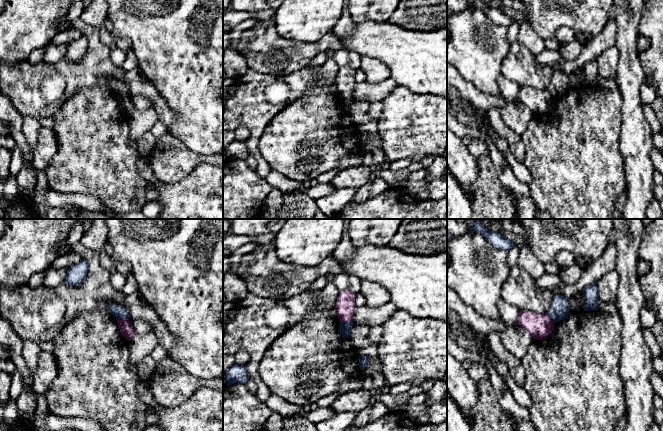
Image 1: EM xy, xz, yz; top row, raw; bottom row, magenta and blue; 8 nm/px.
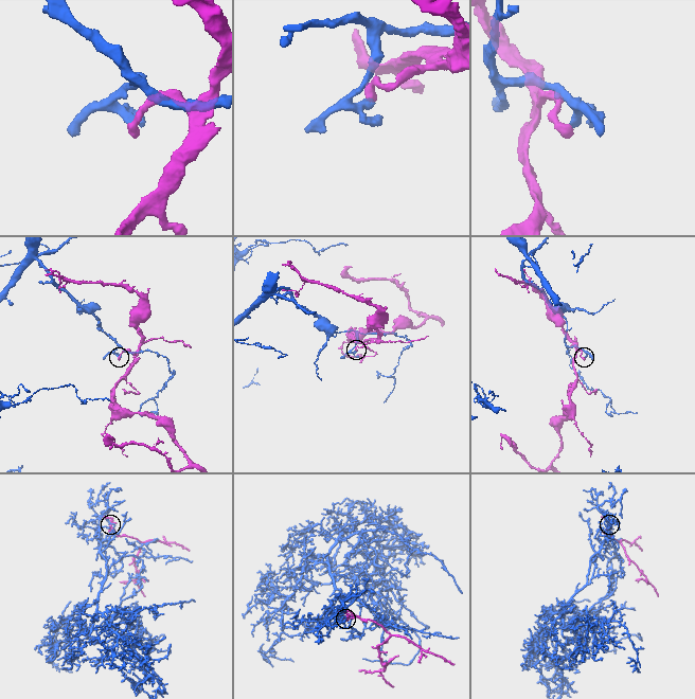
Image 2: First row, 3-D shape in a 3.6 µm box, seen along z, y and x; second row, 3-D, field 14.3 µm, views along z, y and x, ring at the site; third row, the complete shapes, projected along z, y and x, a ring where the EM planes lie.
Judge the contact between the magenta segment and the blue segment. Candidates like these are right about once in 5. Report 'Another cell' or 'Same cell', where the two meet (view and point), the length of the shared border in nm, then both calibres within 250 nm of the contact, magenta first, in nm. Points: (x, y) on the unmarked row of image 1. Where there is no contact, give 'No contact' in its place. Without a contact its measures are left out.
Another cell. Touches magenta at xy (122, 95). Shared border 100 nm. Thickness 100 nm (magenta) against 100 nm

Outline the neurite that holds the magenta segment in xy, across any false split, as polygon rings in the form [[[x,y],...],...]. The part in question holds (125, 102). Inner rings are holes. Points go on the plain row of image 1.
[[[117,94],[117,99],[119,102],[119,105],[122,109],[122,111],[127,115],[127,116],[131,116],[131,114],[135,111],[135,108],[133,106],[133,103],[131,101],[131,98],[129,95],[120,95]]]

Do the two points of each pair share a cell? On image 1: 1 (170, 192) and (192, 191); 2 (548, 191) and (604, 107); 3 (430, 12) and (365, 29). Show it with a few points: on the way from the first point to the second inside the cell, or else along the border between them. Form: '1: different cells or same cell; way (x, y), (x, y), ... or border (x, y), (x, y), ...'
1: same cell; way (175, 192), (187, 192)
2: same cell; way (569, 170), (574, 165), (574, 148), (583, 128)
3: different cells; border (388, 20), (413, 30)

